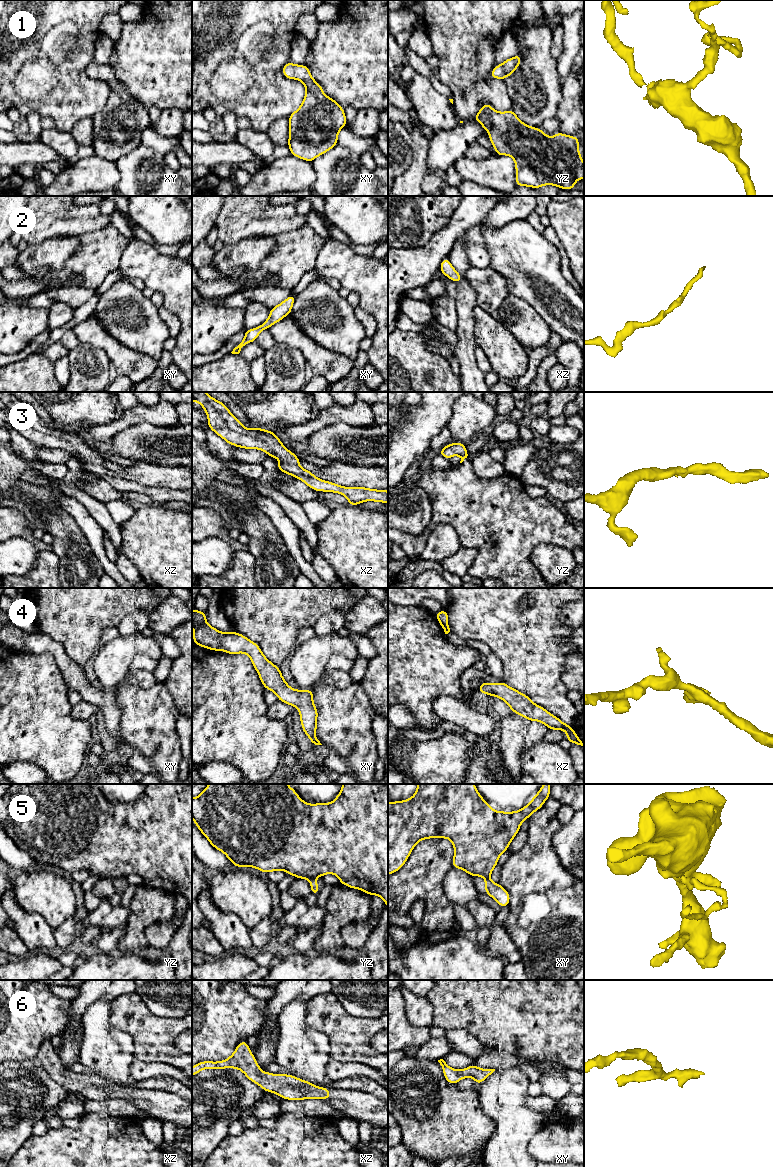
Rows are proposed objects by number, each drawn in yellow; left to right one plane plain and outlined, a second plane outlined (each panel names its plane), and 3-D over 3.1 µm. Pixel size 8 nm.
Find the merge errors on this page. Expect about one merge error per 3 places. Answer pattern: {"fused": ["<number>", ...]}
{"fused": ["5"]}

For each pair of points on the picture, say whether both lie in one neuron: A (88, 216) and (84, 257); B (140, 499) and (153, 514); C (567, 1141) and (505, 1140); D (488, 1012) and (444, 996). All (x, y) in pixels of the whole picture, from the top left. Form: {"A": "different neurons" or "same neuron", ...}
{"A": "different neurons", "B": "different neurons", "C": "different neurons", "D": "same neuron"}

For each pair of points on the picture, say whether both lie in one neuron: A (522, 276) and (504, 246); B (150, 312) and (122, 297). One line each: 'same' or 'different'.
A: same
B: same

